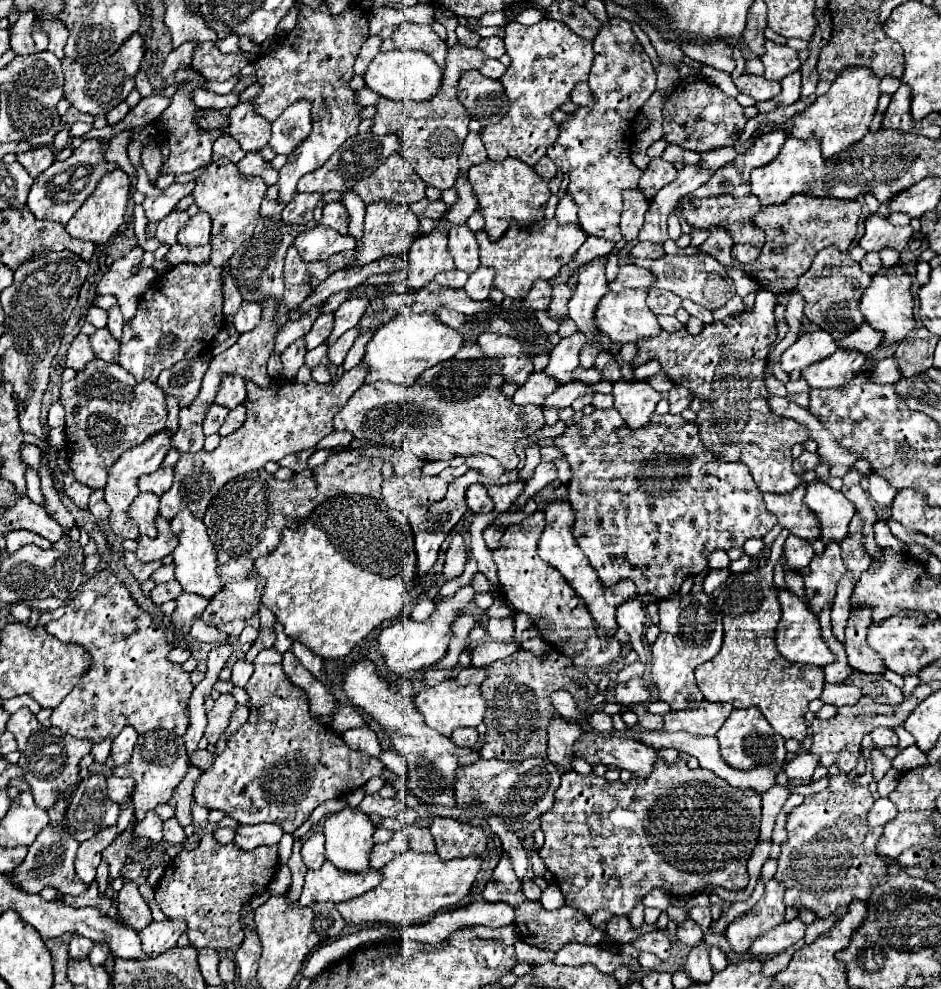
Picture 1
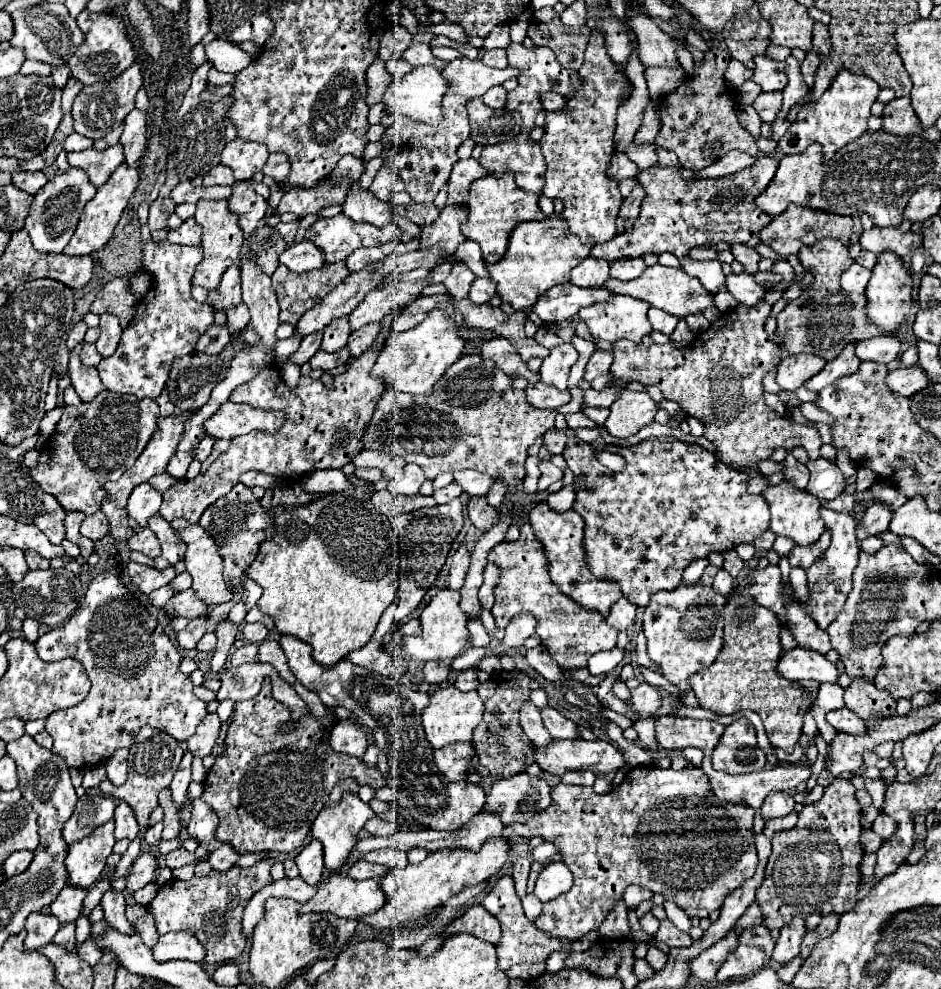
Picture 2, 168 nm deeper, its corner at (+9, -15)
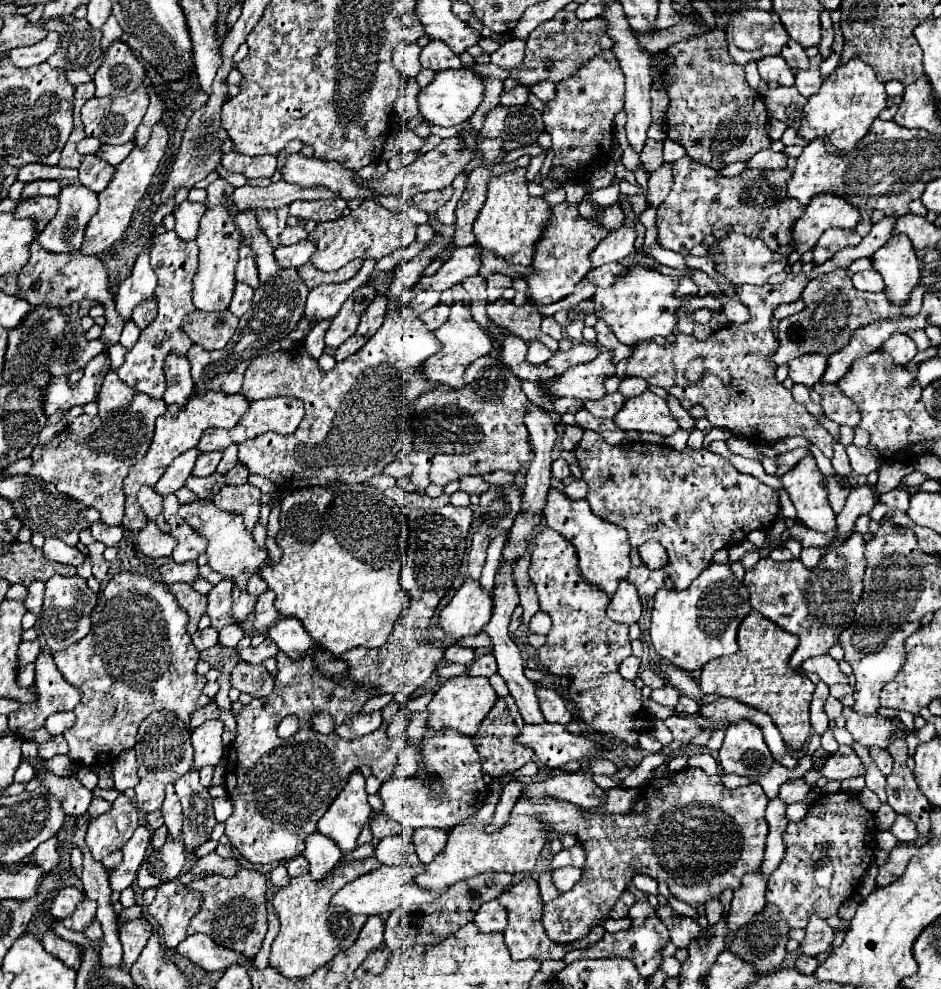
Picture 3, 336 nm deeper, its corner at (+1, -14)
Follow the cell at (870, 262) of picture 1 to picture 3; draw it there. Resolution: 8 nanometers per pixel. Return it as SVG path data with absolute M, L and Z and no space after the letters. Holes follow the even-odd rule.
M876 270L854 274L852 284L854 284L856 290L862 290L862 292L880 292L880 290L884 290L884 280L880 278L880 274L876 274Z

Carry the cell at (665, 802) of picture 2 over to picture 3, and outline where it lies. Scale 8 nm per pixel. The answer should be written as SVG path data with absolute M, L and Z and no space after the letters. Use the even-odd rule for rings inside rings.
M686 768L676 774L668 774L660 780L652 780L646 788L646 794L642 796L648 802L646 814L608 814L600 820L598 816L582 812L580 806L572 806L572 802L548 796L520 796L514 804L512 816L544 816L554 832L576 834L578 842L582 844L588 856L582 878L574 884L574 888L570 888L566 894L560 894L544 906L544 928L554 942L580 940L596 922L606 920L610 908L626 890L626 884L632 880L636 872L650 874L654 880L666 882L672 896L684 900L690 906L696 906L698 902L704 904L710 896L720 896L726 888L736 890L744 874L760 870L768 836L765 810L769 799L758 782L740 786L736 790L728 790L720 782L718 774L708 776L702 768Z

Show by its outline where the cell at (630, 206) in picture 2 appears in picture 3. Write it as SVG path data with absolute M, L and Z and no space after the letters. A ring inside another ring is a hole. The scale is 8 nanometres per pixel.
M664 162L648 178L648 204L658 208L666 200L670 188L672 188L672 166Z

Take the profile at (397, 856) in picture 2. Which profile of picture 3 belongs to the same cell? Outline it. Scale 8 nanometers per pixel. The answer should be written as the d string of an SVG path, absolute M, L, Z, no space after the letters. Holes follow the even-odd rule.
M400 834L380 840L380 844L374 848L374 856L382 864L388 864L388 866L394 866L394 864L418 866L420 864L416 850L414 850L414 844L408 842L406 838L402 838Z

